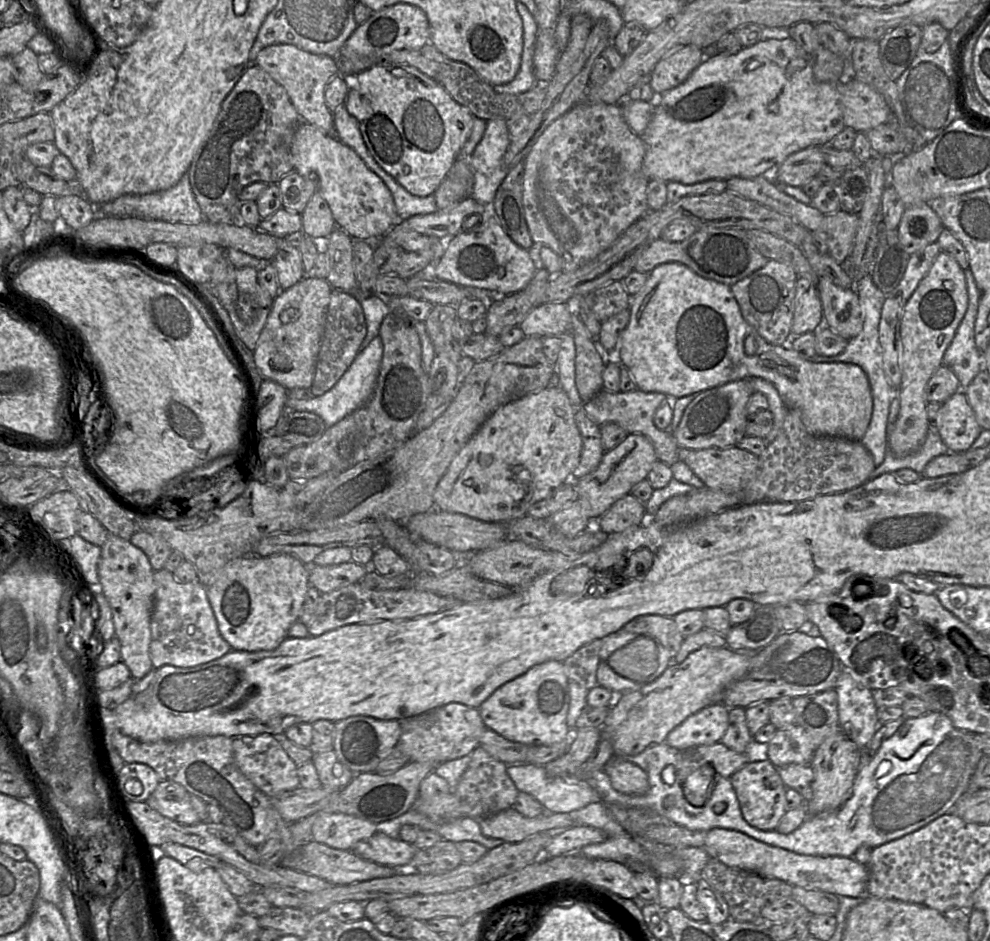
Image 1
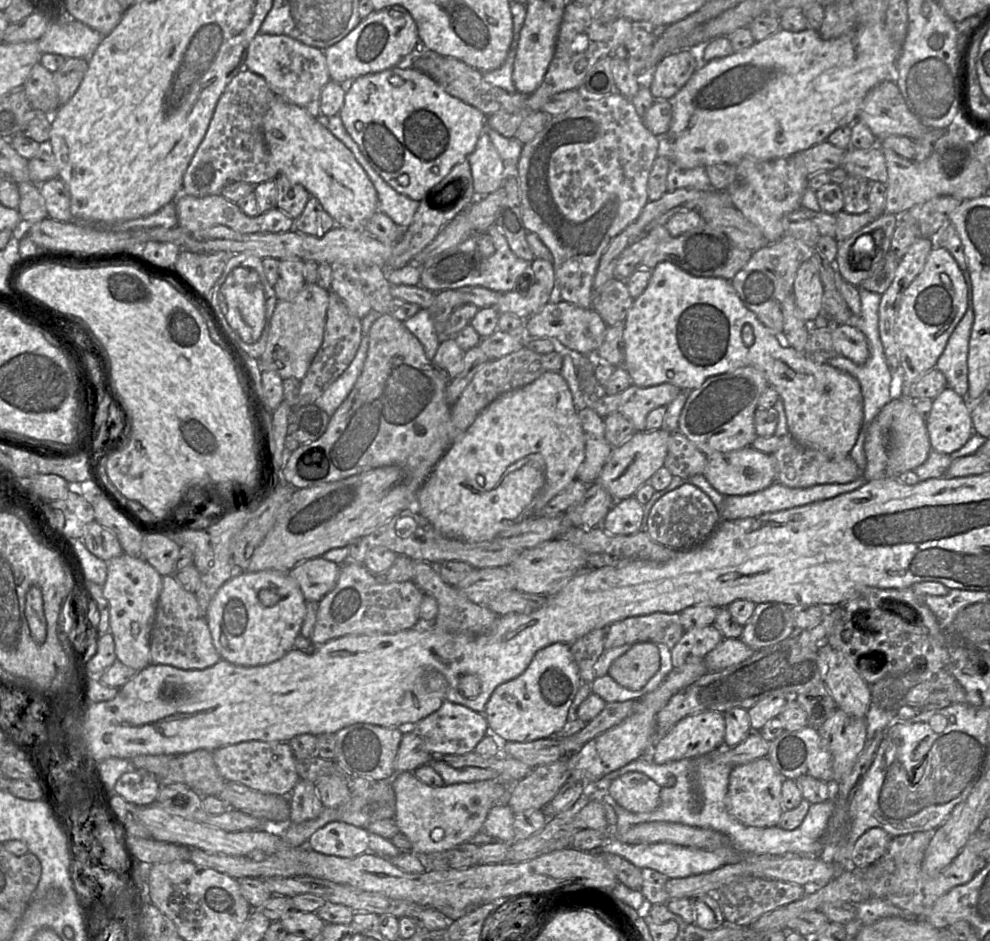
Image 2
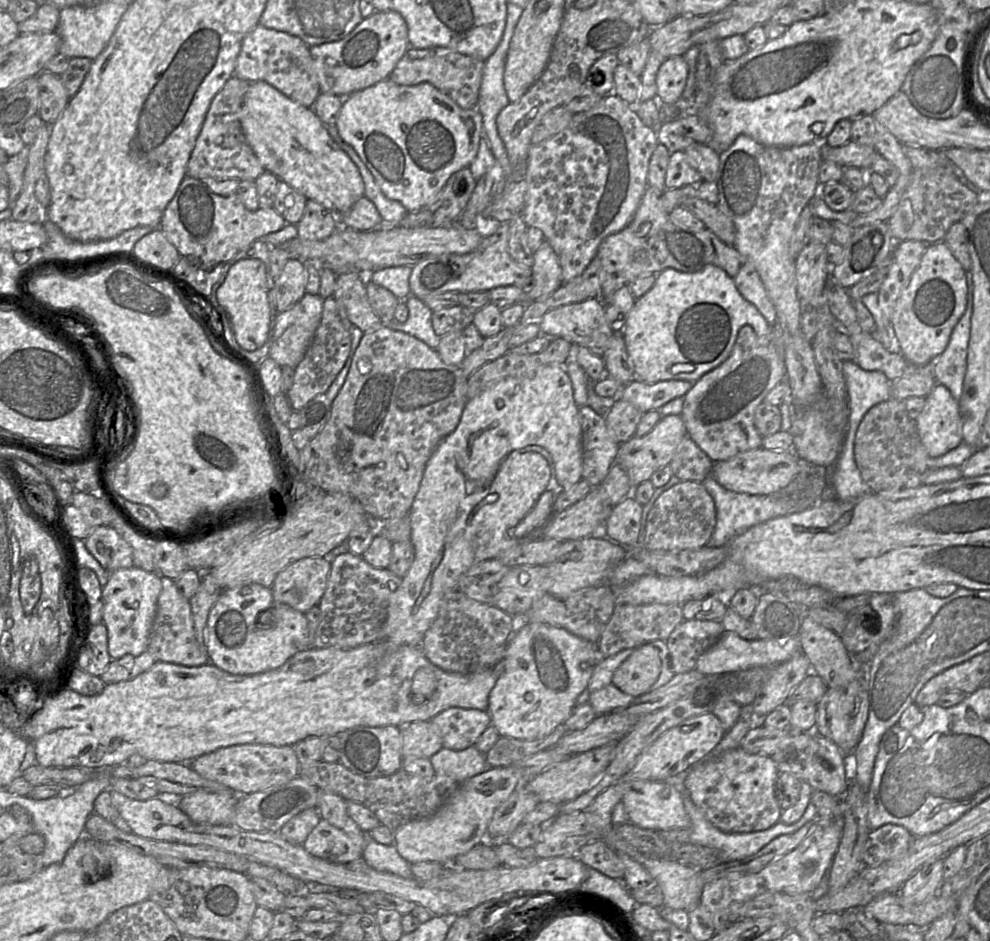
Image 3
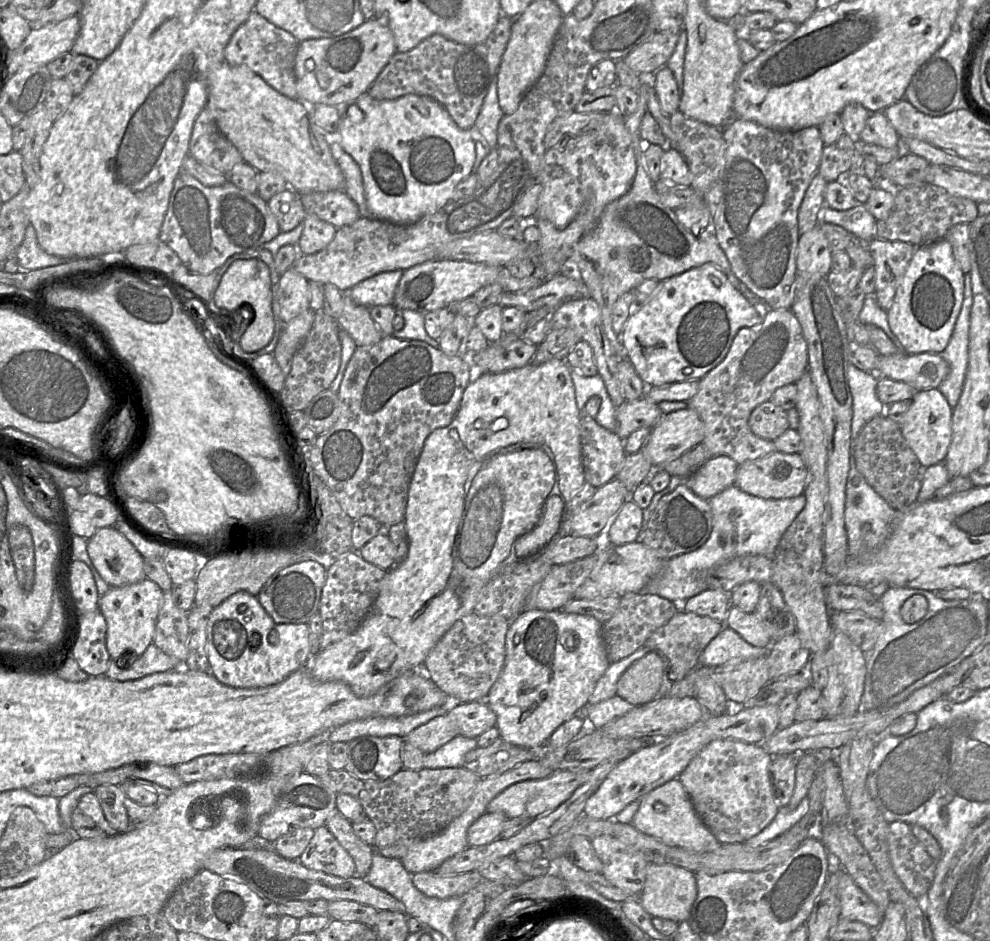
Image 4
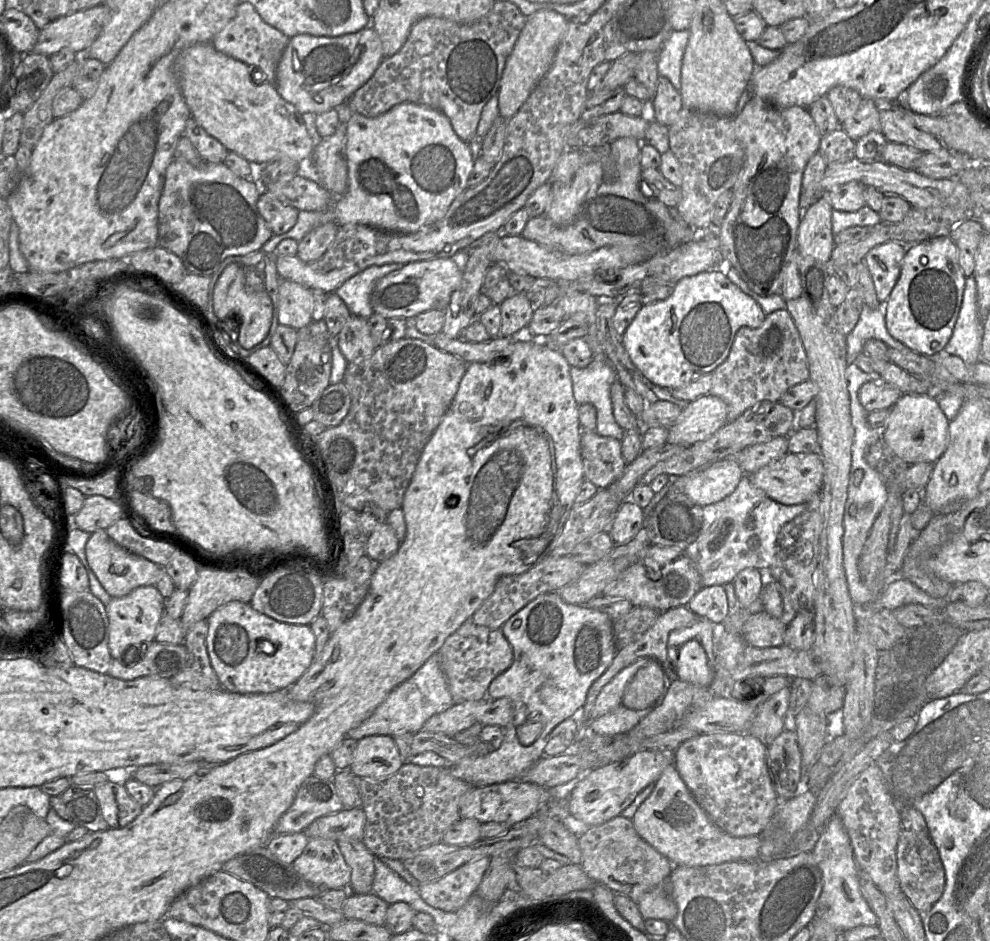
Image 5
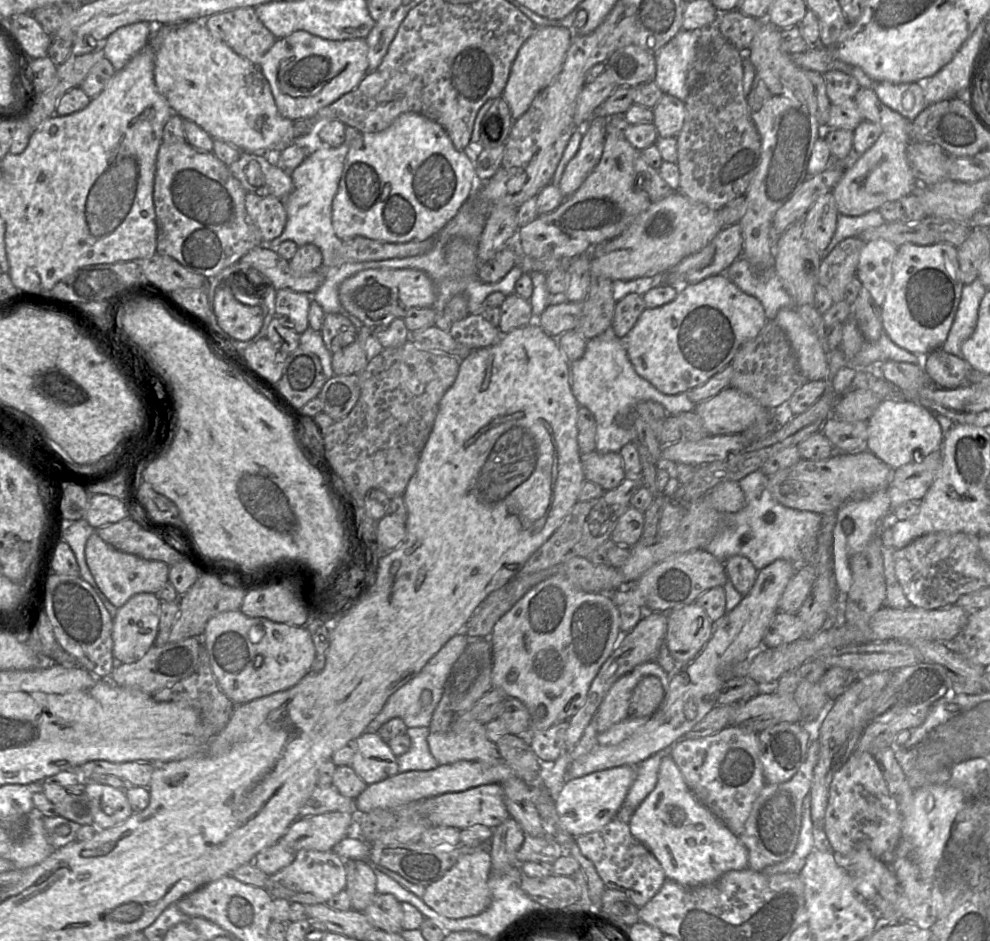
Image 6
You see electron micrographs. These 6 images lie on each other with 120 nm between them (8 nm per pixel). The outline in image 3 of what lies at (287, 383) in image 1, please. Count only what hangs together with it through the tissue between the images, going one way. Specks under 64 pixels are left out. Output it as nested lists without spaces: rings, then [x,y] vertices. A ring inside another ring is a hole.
[[[305,293],[300,301],[289,309],[277,315],[273,333],[273,341],[269,350],[269,357],[280,366],[295,368],[304,357],[317,327],[320,324],[324,299],[320,295]]]

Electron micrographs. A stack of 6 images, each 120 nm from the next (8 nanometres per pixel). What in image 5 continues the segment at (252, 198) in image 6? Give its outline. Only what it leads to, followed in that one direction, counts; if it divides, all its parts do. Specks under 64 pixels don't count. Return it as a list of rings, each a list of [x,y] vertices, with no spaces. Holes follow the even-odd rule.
[[[269,192],[261,193],[257,209],[273,235],[288,232],[295,225],[299,212],[296,208],[283,204]]]

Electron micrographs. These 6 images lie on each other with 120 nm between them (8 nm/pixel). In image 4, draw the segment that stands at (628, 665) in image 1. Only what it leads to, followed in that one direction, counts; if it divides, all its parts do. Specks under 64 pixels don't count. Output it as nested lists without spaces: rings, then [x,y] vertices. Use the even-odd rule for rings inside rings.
[[[648,652],[620,676],[616,695],[634,706],[646,705],[658,697],[663,672],[662,657],[657,652]]]

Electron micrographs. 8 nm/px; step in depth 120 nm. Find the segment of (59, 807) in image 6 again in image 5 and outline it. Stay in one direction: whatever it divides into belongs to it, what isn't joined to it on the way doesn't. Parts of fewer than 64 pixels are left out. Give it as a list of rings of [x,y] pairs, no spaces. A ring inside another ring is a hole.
[[[71,785],[60,797],[70,814],[71,822],[76,826],[84,827],[89,832],[110,828],[102,816],[99,802],[92,789]]]

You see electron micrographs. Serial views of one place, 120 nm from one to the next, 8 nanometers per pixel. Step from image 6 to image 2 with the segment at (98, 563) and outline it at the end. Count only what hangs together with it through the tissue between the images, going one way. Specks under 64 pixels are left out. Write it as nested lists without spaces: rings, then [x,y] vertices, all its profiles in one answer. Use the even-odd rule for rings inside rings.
[[[95,520],[85,526],[82,540],[93,555],[106,562],[123,554],[122,546],[115,534]]]

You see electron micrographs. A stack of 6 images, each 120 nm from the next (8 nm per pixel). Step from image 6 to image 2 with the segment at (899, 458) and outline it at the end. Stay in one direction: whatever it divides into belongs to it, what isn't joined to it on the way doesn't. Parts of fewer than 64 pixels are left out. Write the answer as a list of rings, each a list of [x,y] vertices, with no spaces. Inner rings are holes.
[[[946,387],[933,399],[926,426],[932,450],[950,455],[962,448],[974,433],[966,397]]]

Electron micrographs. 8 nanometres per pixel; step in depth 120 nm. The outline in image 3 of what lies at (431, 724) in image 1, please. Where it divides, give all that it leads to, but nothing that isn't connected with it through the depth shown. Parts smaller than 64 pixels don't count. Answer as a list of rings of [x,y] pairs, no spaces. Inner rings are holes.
[[[460,707],[448,708],[429,721],[439,729],[443,747],[455,751],[475,745],[491,725],[488,711]]]

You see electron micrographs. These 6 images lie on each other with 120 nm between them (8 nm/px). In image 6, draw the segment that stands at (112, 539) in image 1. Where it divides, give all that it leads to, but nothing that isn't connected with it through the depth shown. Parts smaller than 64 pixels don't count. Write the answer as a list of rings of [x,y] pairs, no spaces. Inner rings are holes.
[[[153,593],[132,596],[113,619],[113,657],[117,663],[130,664],[140,660],[155,645],[160,621],[160,599]]]

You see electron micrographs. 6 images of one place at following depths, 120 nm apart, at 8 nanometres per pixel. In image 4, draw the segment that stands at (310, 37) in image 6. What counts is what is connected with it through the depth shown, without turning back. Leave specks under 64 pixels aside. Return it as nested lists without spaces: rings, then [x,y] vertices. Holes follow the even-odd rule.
[[[376,18],[365,20],[340,36],[304,40],[299,43],[295,58],[298,99],[311,107],[353,102],[367,92],[396,52],[391,30]]]

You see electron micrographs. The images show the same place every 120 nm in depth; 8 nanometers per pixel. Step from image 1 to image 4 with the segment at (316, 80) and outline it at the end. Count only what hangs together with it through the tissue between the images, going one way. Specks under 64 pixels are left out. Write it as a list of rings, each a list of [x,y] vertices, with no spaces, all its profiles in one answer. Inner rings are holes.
[[[254,9],[230,38],[224,50],[225,61],[232,66],[246,65],[279,93],[298,99],[295,58],[299,43],[291,33],[269,22]]]

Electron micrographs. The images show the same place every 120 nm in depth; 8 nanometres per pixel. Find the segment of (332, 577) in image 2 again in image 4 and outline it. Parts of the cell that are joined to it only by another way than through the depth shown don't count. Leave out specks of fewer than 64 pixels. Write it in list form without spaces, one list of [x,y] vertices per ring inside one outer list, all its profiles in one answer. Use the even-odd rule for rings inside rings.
[[[306,560],[285,567],[269,578],[257,598],[275,623],[308,623],[310,618],[319,612],[326,572],[325,567],[314,560]]]

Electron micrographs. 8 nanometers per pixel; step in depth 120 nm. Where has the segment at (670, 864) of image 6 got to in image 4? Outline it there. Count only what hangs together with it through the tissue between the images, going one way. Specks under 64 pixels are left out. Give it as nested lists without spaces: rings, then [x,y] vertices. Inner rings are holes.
[[[678,778],[671,779],[651,790],[639,801],[639,808],[634,815],[632,824],[642,833],[669,846],[676,846],[693,852],[712,851],[721,844],[697,814]]]

